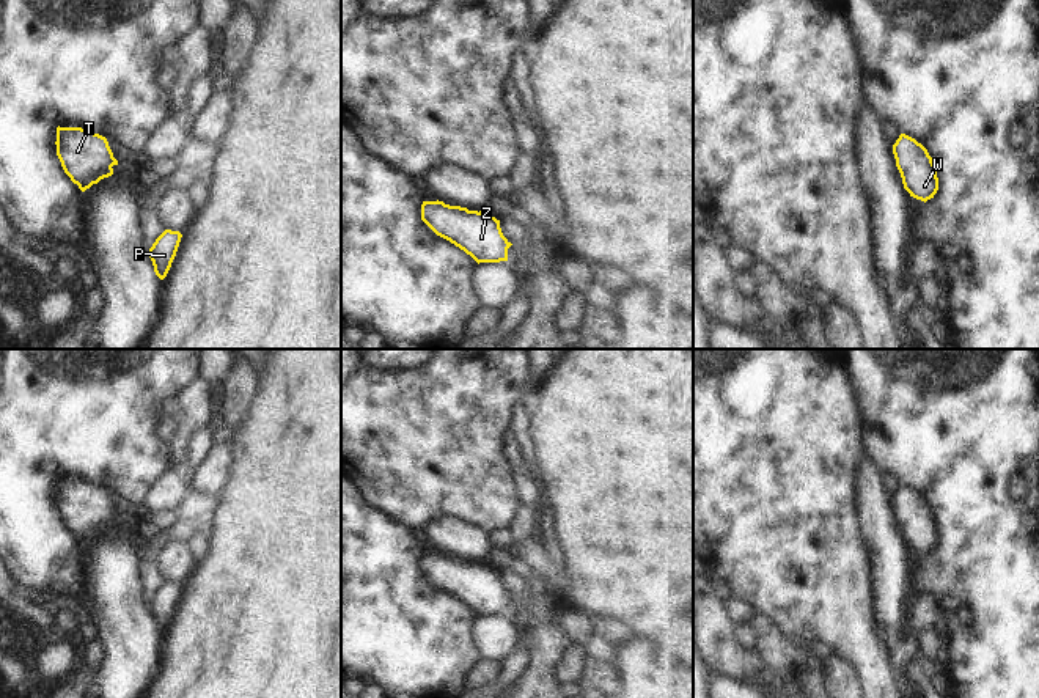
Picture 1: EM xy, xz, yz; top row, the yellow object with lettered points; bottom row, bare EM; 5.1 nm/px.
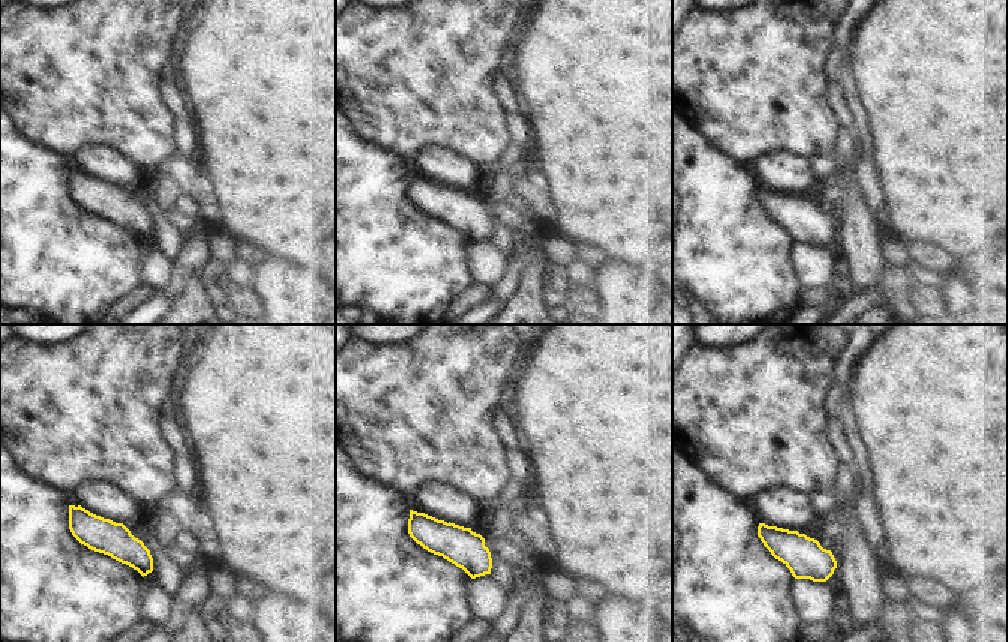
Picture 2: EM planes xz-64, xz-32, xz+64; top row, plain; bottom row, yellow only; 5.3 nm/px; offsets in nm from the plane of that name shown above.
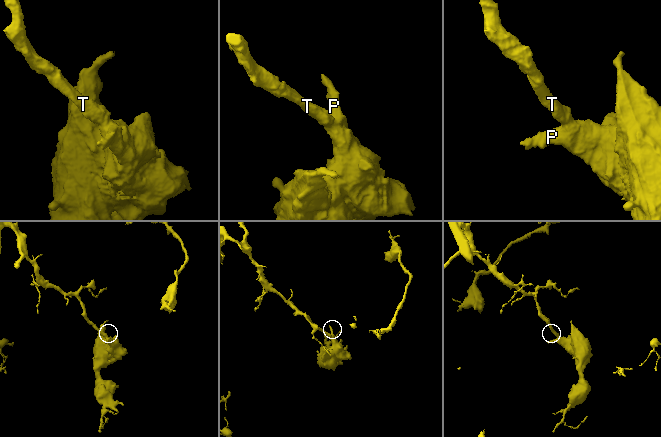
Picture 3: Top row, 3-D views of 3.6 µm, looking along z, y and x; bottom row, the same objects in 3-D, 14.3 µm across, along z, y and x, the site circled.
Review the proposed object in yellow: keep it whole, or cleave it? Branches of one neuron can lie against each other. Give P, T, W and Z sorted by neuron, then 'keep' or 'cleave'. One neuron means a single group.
P T W Z | keep

